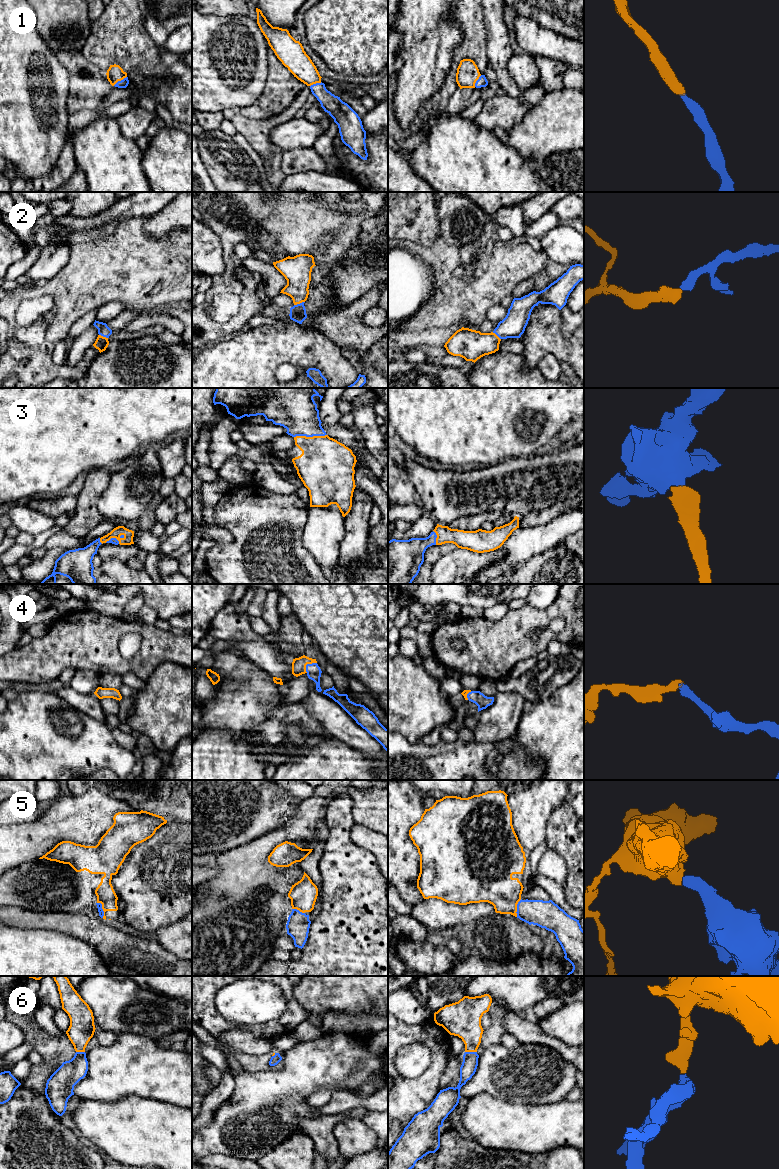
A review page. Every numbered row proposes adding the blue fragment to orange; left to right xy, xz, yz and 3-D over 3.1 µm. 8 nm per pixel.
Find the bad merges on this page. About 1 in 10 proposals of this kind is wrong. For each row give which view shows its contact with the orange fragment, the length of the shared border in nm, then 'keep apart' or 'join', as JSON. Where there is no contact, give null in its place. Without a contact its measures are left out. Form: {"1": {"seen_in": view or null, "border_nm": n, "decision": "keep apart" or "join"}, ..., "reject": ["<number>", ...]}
{"1": {"seen_in": "xy", "border_nm": 130, "decision": "join"}, "2": {"seen_in": "xz", "border_nm": 90, "decision": "join"}, "3": {"seen_in": "xz", "border_nm": 260, "decision": "join"}, "4": {"seen_in": "xz", "border_nm": 120, "decision": "join"}, "5": {"seen_in": "xy", "border_nm": 140, "decision": "join"}, "6": {"seen_in": "yz", "border_nm": 100, "decision": "join"}, "reject": []}

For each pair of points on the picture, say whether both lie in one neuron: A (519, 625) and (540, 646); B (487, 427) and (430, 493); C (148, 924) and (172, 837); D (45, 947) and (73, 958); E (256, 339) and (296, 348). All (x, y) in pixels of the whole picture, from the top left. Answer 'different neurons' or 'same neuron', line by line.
A: same neuron
B: different neurons
C: same neuron
D: same neuron
E: same neuron

